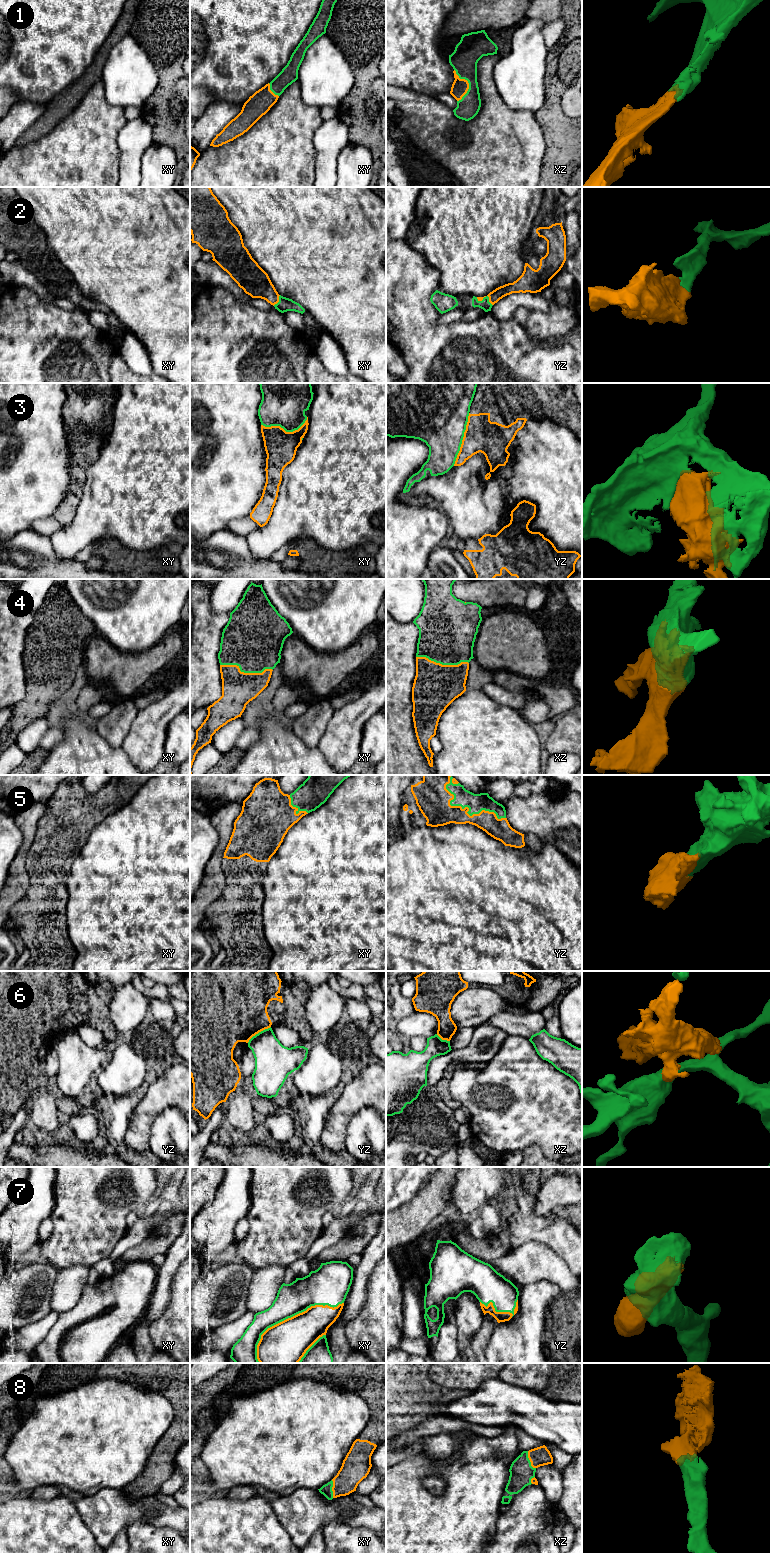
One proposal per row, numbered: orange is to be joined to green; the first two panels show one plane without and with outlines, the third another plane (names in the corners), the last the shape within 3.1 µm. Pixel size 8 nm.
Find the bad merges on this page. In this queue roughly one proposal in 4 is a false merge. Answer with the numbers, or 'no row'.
3, 6

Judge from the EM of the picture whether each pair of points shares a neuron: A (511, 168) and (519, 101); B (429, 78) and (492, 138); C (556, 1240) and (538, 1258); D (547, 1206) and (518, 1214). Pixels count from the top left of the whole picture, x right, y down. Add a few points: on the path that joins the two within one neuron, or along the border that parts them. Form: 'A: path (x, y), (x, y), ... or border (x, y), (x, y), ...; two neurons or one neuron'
A: border (500, 96), (511, 108), (533, 113); two neurons
B: border (412, 91), (435, 98); two neurons
C: border (527, 1241), (539, 1241), (548, 1245), (566, 1263); two neurons
D: border (541, 1186), (535, 1212), (546, 1216); two neurons

